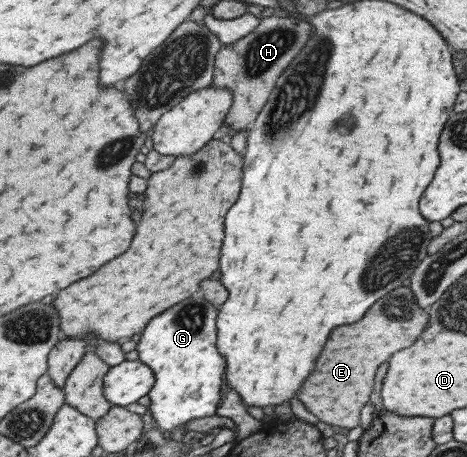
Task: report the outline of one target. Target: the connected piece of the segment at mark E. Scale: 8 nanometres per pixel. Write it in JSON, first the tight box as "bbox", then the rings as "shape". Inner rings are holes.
{"bbox":[298,286,428,429],"shape":[[[401,286],[394,292],[388,292],[386,314],[384,300],[380,300],[366,312],[360,324],[340,326],[332,330],[328,342],[324,344],[324,350],[318,356],[314,374],[304,380],[298,392],[298,398],[308,408],[308,412],[331,426],[352,429],[359,425],[362,408],[372,394],[374,372],[378,370],[378,366],[394,352],[412,346],[428,324],[428,314],[416,302],[410,287]]]}

